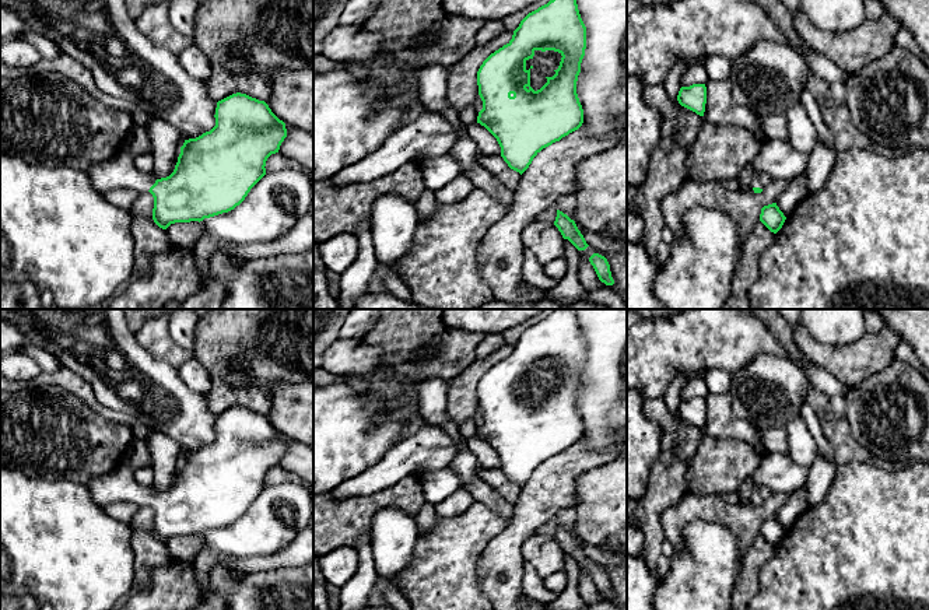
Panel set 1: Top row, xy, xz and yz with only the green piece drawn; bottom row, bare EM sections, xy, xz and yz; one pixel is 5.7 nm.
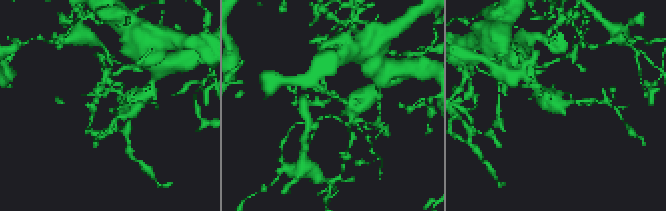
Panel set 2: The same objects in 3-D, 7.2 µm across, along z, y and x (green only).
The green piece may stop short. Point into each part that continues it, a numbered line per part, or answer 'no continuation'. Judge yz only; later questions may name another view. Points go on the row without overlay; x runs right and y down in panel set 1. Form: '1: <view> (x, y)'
1: yz (761, 494)

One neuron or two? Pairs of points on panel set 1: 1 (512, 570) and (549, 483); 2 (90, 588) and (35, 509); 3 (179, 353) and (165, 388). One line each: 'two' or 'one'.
1: one
2: one
3: two

